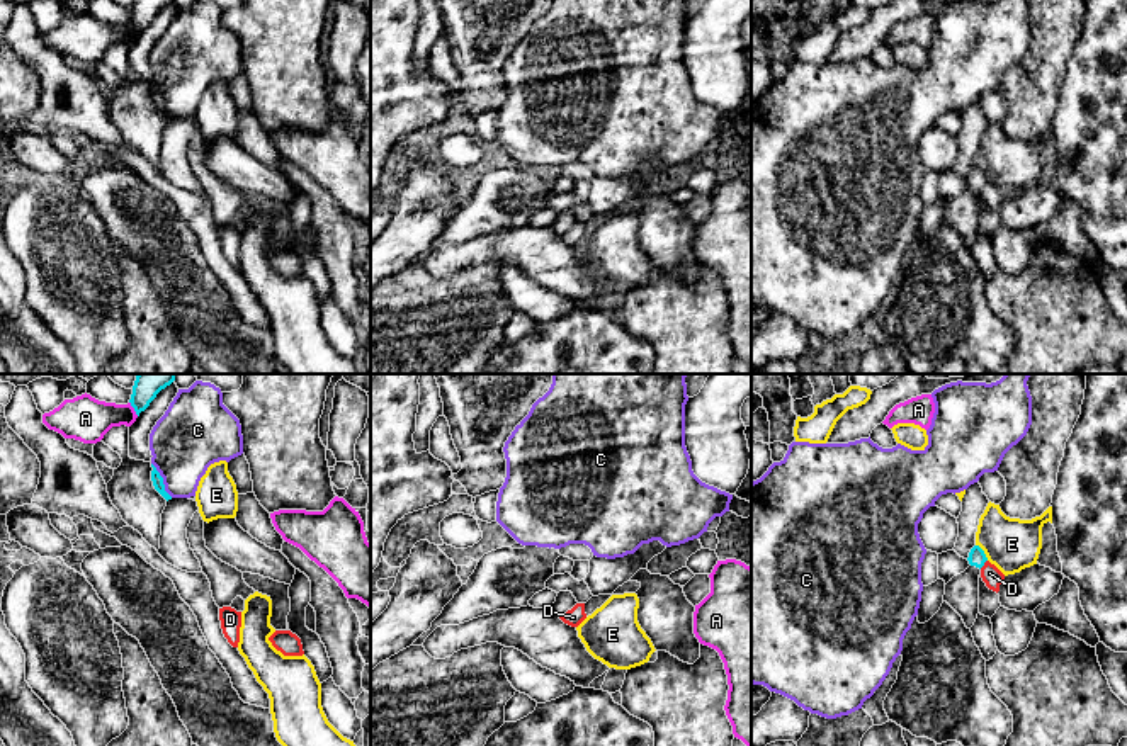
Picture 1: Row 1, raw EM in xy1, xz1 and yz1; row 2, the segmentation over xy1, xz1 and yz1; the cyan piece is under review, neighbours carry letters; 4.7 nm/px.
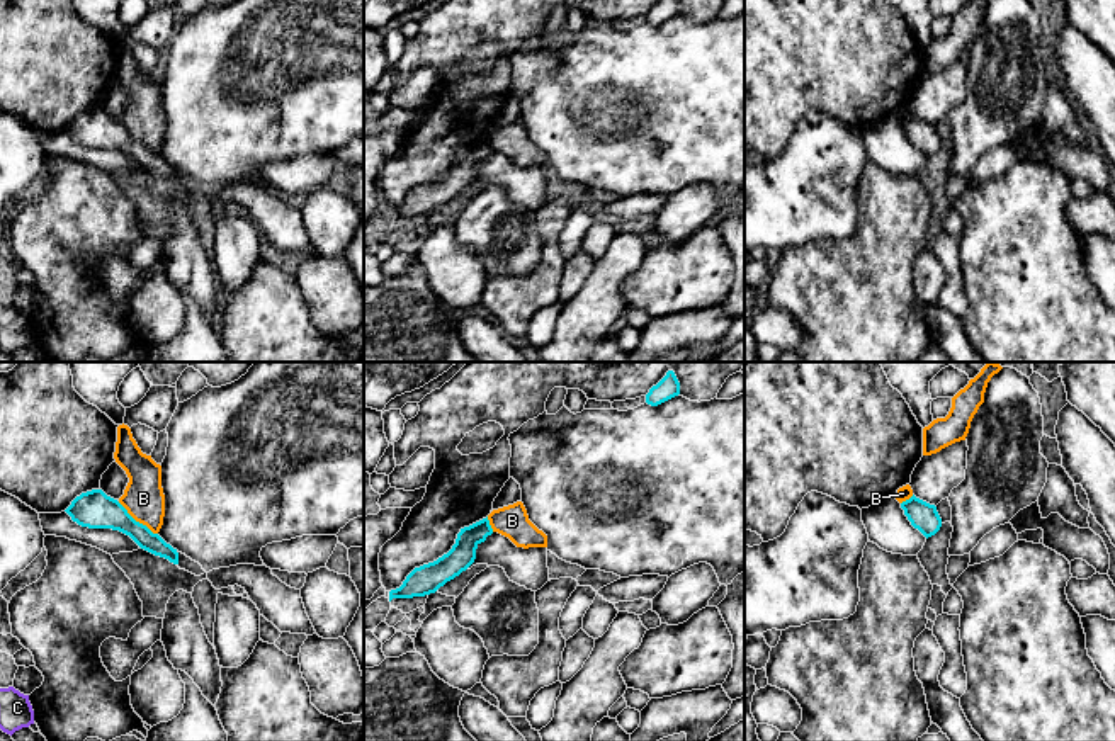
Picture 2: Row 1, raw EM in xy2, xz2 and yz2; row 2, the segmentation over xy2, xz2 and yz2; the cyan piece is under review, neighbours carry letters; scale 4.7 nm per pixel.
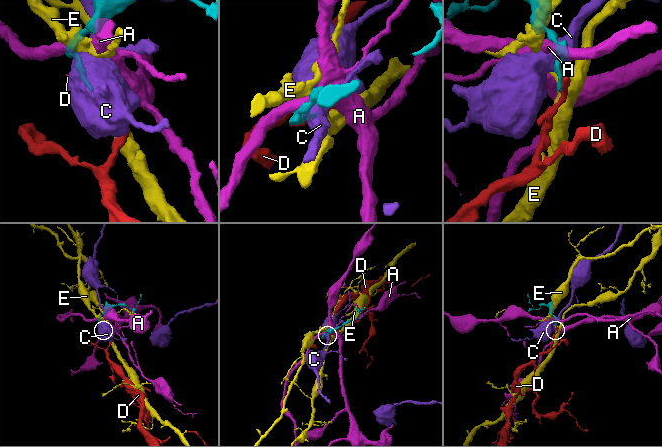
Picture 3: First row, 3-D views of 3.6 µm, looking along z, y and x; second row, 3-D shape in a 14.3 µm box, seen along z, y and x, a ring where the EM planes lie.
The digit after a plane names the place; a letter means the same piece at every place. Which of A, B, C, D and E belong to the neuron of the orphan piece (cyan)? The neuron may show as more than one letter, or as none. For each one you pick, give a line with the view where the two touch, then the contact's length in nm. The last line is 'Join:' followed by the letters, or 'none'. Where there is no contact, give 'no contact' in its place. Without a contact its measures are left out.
Join: none

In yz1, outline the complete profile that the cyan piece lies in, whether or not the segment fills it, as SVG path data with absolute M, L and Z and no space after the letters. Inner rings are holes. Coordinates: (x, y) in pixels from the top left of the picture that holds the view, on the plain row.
M974 165L967 180L971 185L945 204L943 221L947 221L962 236L966 246L971 248L979 233L979 194L988 177L979 165Z

